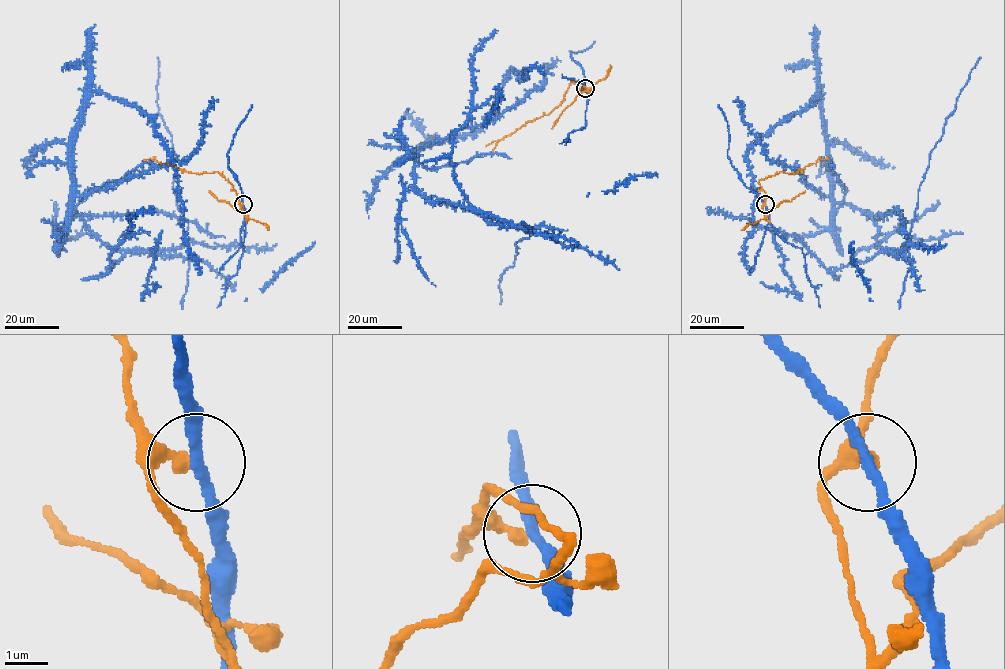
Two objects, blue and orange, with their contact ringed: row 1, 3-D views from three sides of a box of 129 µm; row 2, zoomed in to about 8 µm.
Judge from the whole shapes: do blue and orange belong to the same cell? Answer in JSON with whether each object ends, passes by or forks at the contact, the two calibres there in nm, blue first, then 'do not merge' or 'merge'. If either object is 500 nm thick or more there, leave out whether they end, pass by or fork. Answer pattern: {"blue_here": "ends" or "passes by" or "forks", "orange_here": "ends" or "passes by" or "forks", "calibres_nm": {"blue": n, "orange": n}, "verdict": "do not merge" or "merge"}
{"blue_here": "passes by", "orange_here": "ends", "calibres_nm": {"blue": 220, "orange": 320}, "verdict": "do not merge"}

